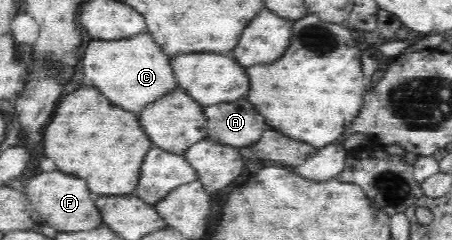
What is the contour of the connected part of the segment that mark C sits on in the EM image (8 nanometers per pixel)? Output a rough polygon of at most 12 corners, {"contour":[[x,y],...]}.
{"contour":[[149,34],[87,42],[81,74],[139,112],[175,88]]}

